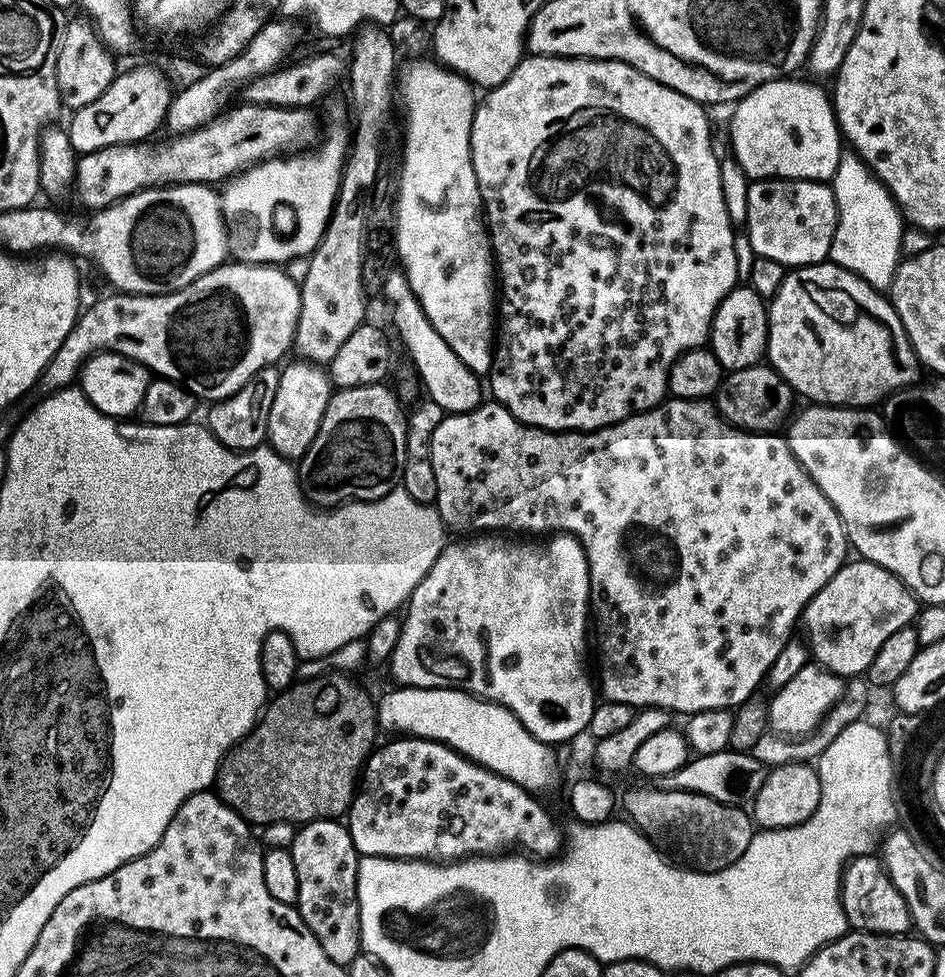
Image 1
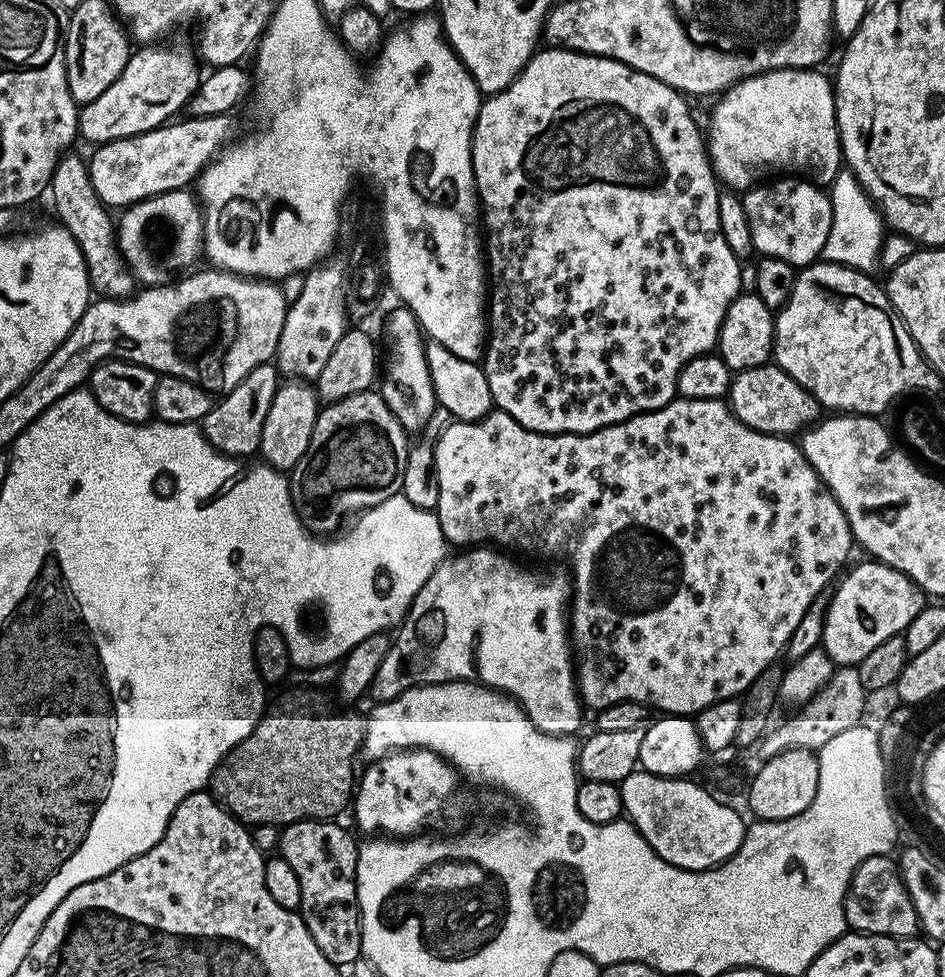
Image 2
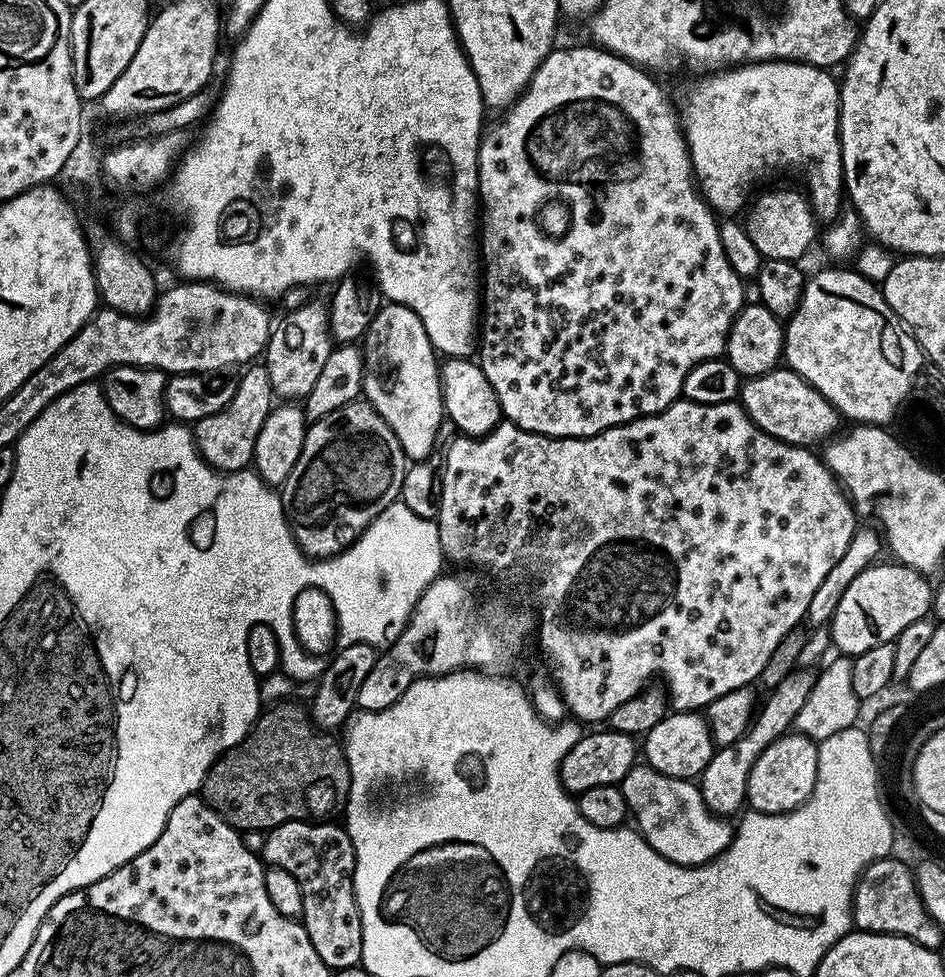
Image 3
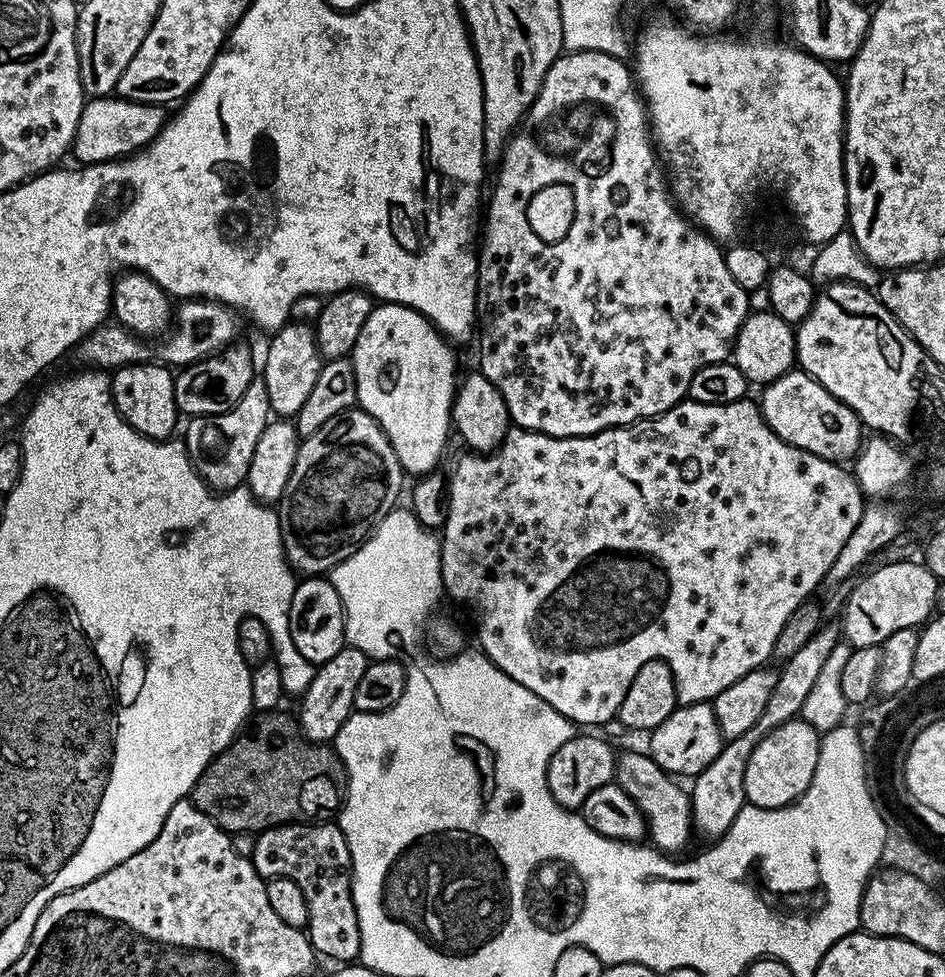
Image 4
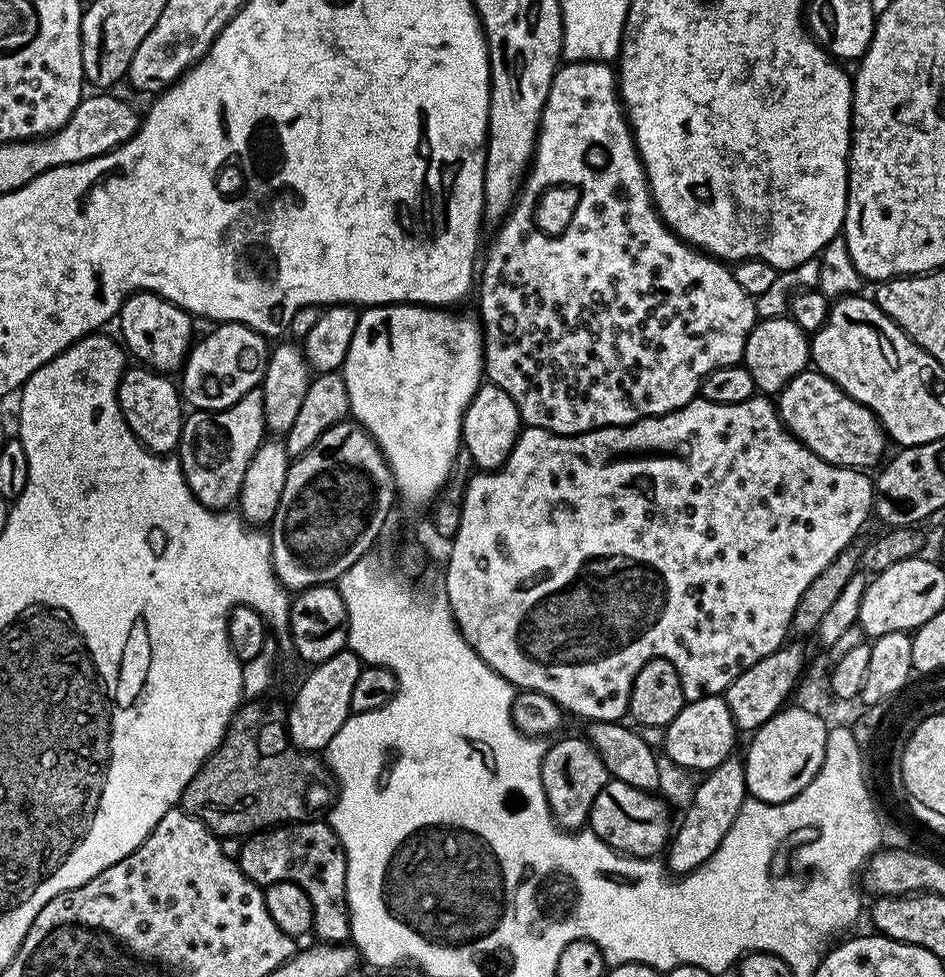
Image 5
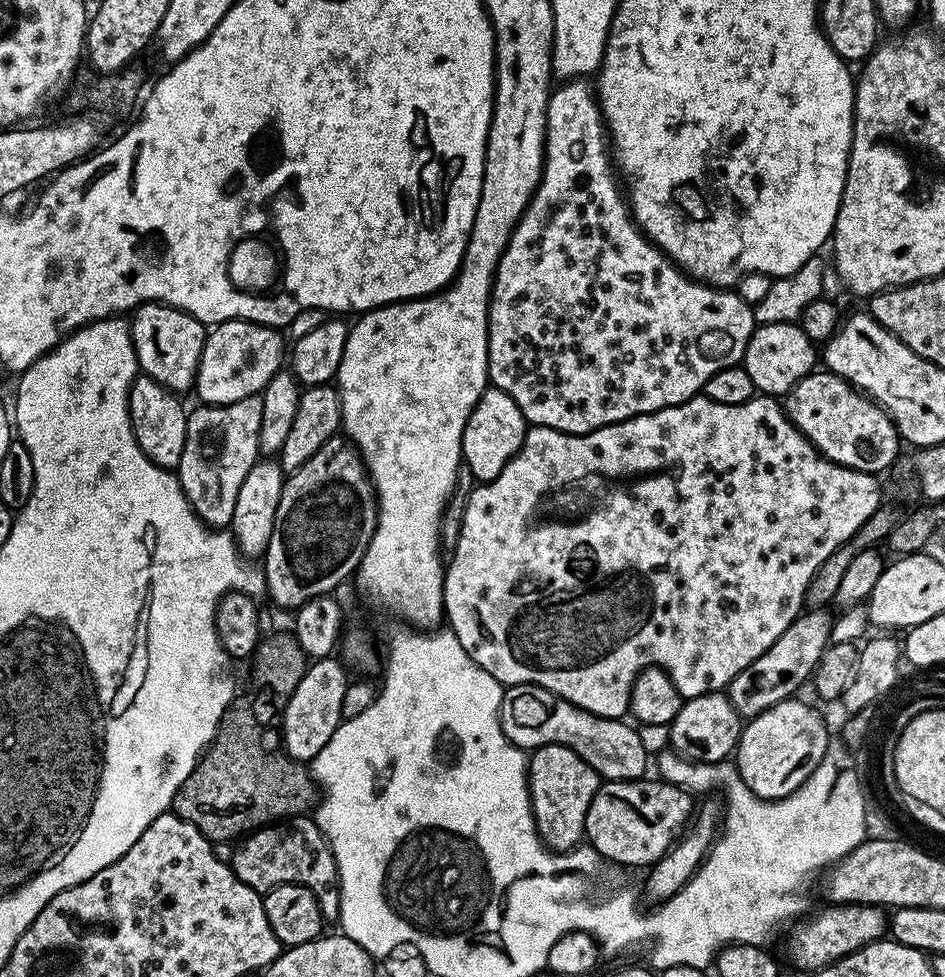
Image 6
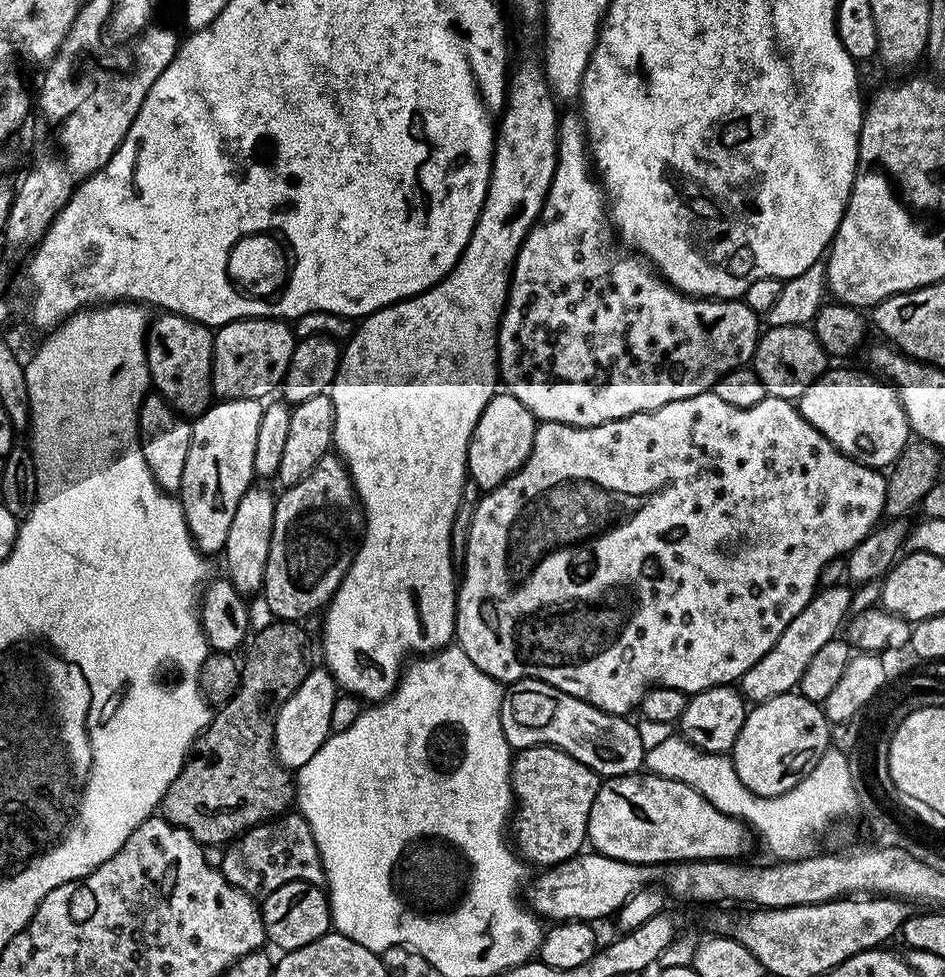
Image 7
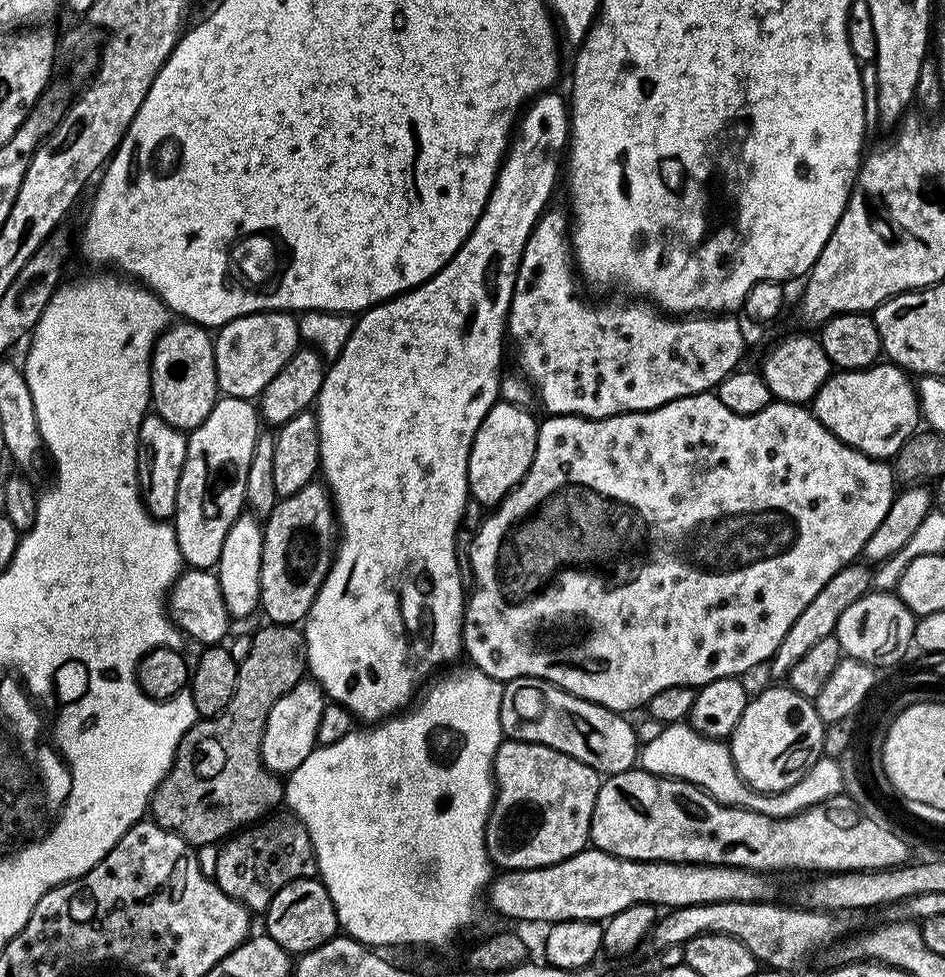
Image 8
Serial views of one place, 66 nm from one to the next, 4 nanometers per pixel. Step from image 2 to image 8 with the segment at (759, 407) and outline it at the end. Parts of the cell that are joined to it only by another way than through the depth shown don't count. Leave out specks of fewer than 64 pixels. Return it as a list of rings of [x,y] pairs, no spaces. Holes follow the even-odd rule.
[[[877,362],[870,368],[836,370],[810,401],[810,411],[818,418],[818,422],[822,422],[822,426],[826,426],[826,430],[833,432],[843,444],[849,444],[854,450],[873,456],[875,460],[888,462],[922,424],[918,392],[908,380],[911,380],[909,373],[891,362]]]

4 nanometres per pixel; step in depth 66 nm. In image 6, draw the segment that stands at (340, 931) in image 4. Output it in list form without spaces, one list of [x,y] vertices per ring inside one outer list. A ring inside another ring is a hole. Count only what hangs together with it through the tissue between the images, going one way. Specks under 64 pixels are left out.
[[[311,815],[293,816],[254,832],[249,832],[235,845],[231,860],[232,872],[246,886],[258,893],[269,892],[283,884],[301,884],[318,898],[324,919],[340,919],[340,875],[332,847],[322,834],[319,823]]]

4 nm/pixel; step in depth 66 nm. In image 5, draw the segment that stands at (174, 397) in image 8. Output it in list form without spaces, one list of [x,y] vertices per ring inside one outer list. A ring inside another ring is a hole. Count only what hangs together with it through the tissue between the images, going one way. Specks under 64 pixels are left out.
[[[134,292],[125,298],[123,306],[120,307],[119,339],[131,355],[133,352],[140,359],[137,361],[141,365],[151,368],[153,372],[176,374],[183,369],[194,343],[192,323],[194,323],[192,313],[179,308],[174,302],[153,292]]]

